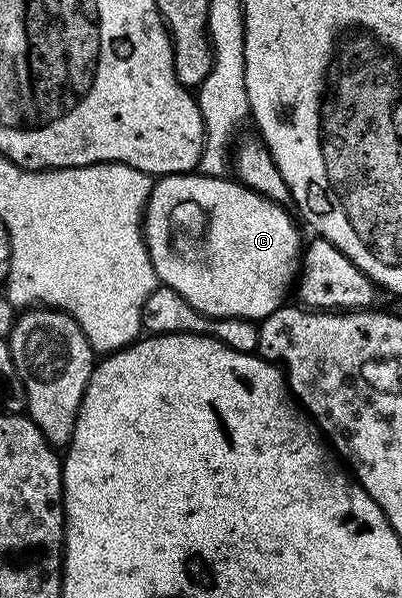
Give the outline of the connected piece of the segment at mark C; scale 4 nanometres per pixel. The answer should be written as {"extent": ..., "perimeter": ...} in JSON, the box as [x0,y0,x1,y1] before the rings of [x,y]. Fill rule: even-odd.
{"extent":[142,172,301,318],"perimeter":[[[188,172],[160,177],[151,187],[142,225],[156,279],[173,288],[194,310],[211,318],[267,318],[284,305],[283,297],[290,286],[292,289],[301,261],[296,219],[283,210],[286,209],[280,203],[271,202],[227,176],[210,178],[207,174]]]}

